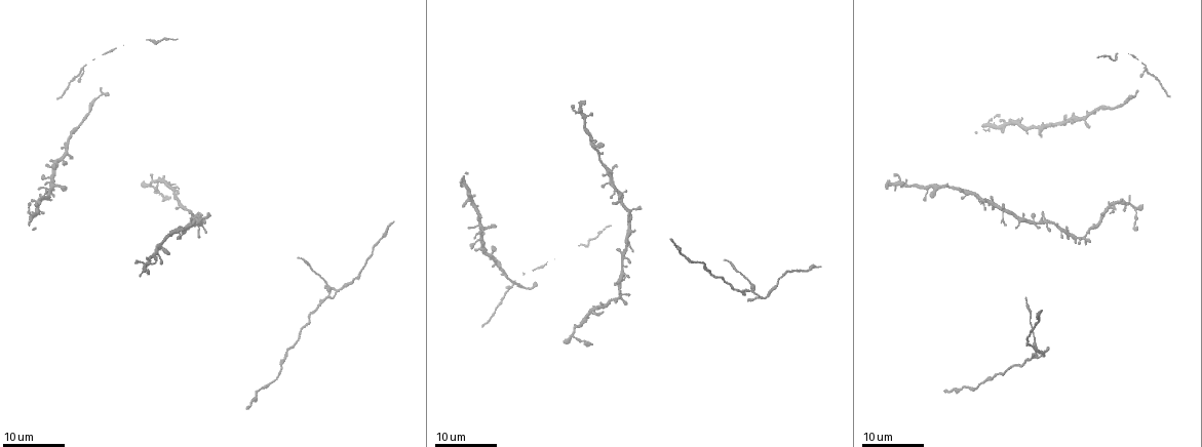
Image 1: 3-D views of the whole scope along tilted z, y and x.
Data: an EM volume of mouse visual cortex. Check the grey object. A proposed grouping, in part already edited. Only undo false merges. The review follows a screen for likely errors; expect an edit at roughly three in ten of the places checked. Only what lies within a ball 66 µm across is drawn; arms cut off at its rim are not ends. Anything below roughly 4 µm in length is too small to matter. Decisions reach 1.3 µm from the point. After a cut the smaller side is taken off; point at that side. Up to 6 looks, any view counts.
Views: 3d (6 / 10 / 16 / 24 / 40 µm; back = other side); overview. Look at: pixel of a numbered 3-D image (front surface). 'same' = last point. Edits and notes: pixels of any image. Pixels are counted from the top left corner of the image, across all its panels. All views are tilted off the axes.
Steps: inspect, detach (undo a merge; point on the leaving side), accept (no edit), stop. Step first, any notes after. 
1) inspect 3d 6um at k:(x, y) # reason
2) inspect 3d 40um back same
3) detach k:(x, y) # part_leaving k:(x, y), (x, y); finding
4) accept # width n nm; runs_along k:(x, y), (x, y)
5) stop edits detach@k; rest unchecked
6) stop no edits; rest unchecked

inspect 3d 24um at 1:(1020, 221) # four-way junction

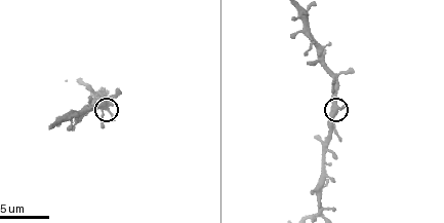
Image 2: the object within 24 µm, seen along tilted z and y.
inspect 3d 10um at 2:(335, 105) # zoom in

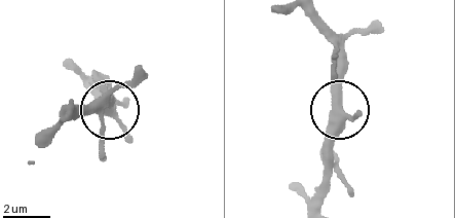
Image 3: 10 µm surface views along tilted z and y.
accept # side_arm 48 um; arms 4; all the same cell

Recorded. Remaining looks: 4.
inspect 3d 10um at 2:(56, 122) # thick turns thin

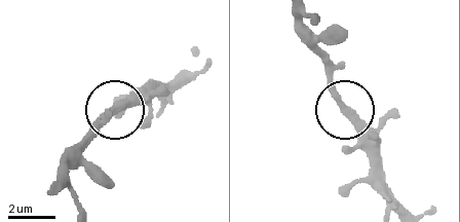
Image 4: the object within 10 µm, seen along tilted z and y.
accept # runs_along 4:(403, 208), (383, 176), (378, 143), (343, 103), (323, 62); one cell here

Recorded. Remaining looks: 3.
inspect 3d 16um at 1:(1036, 354) # a fork

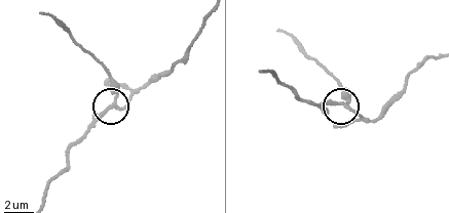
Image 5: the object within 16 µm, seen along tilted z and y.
inspect 3d 6um at 5:(347, 106)

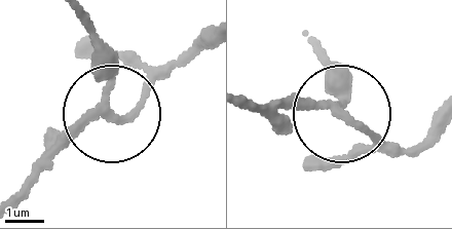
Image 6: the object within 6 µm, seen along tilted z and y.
accept # arms 3; all the same cell

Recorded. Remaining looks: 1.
stop no edits; rest unchecked

